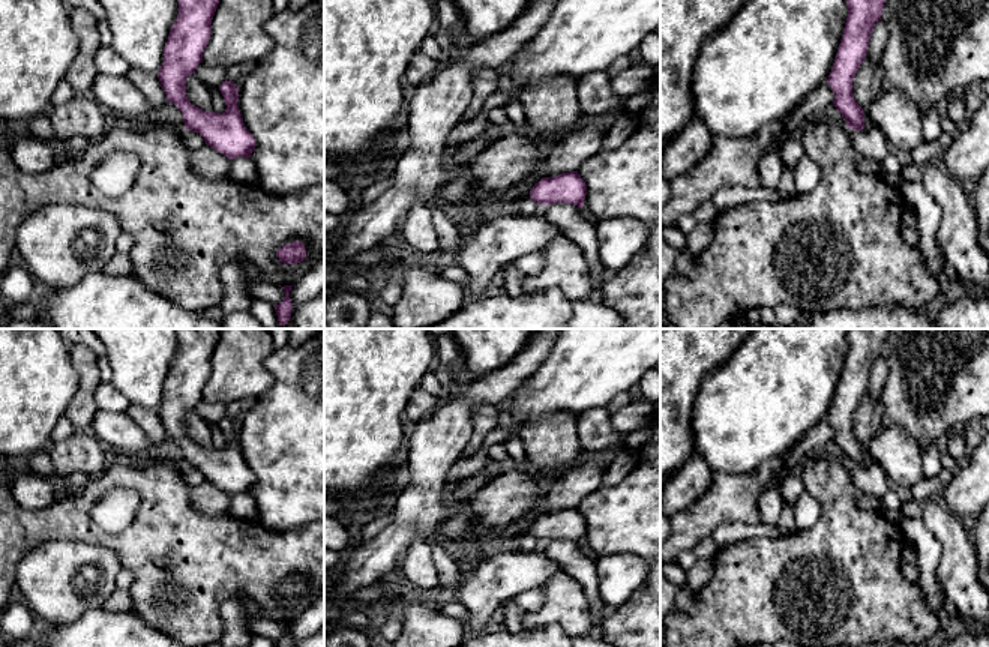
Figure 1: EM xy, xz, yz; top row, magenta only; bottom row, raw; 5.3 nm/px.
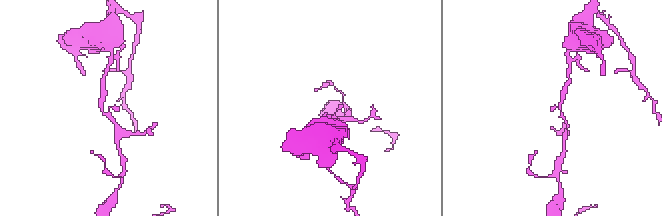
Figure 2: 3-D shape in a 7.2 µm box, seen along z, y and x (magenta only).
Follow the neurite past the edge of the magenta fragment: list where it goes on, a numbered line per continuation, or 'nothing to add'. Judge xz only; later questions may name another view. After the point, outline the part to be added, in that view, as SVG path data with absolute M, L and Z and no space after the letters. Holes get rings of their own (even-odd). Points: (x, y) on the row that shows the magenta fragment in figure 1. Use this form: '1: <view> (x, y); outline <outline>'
nothing to add

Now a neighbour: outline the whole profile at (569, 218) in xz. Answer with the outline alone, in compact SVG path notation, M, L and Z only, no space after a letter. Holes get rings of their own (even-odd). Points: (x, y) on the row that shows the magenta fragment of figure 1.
M555 203L548 207L545 218L582 249L591 272L591 288L602 294L603 284L609 273L599 261L596 227L582 219L582 212L584 209L578 206Z

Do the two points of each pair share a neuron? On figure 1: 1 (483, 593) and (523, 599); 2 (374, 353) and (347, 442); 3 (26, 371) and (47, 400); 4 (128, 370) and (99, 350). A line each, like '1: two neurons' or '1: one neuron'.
1: two neurons
2: one neuron
3: one neuron
4: two neurons

